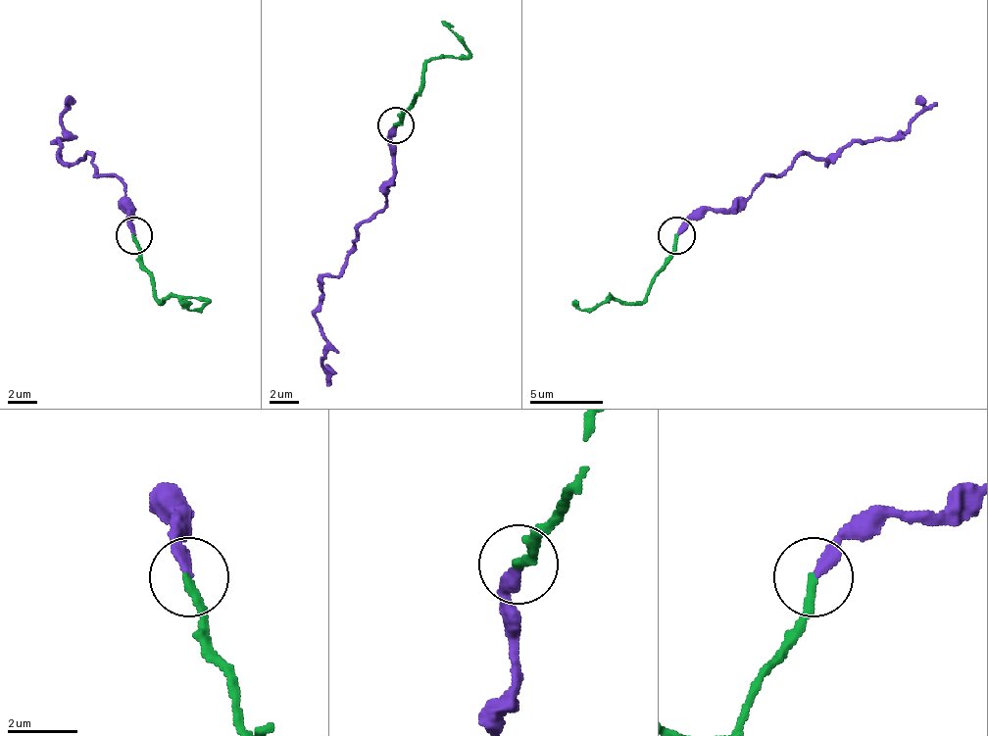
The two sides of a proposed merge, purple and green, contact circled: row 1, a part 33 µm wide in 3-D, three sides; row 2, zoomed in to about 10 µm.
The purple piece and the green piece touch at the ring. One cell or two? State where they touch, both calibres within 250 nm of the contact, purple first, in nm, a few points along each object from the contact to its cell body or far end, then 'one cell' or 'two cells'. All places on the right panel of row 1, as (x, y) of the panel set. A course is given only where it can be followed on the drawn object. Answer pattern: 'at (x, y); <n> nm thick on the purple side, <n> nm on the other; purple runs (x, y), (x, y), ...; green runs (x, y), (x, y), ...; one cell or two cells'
at (676, 235); 320 nm thick on the purple side, 240 nm on the other; purple runs (675, 234), (709, 209), (734, 209), (803, 154), (828, 162), (898, 136), (923, 107), (916, 96); green runs (675, 234), (671, 256), (643, 300), (620, 304), (610, 296), (603, 304), (584, 311), (573, 300); two cells

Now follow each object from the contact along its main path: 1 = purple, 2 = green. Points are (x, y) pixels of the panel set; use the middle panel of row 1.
1: (394, 124), (394, 182), (387, 201), (362, 226), (336, 277), (321, 284), (314, 314), (325, 372), (328, 365)
2: (394, 124), (419, 91), (423, 70), (434, 59), (460, 59), (468, 51), (442, 22)

